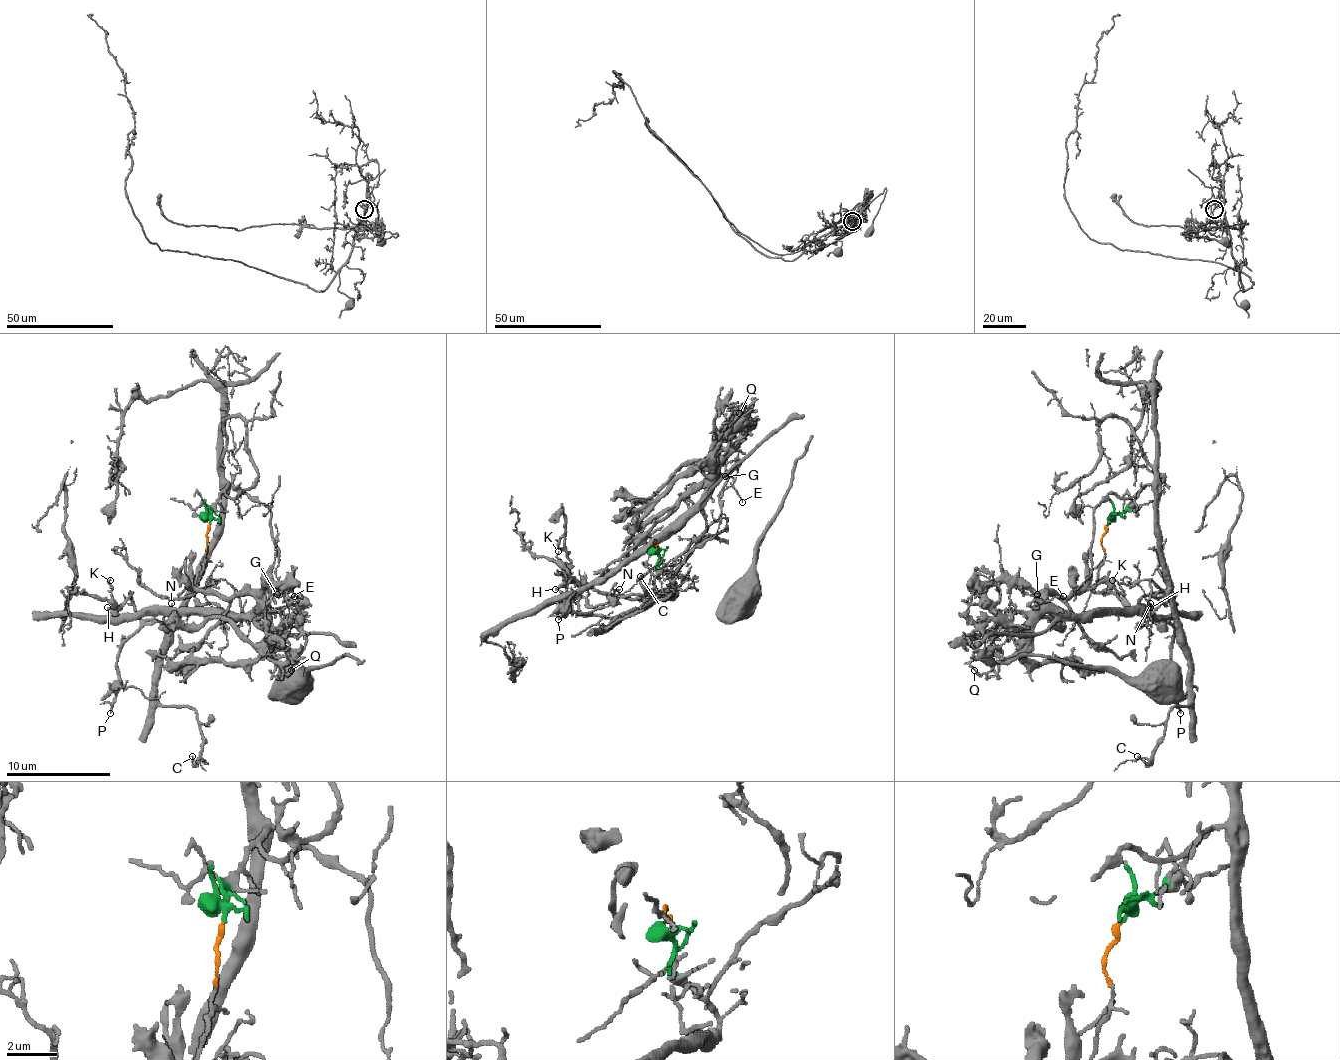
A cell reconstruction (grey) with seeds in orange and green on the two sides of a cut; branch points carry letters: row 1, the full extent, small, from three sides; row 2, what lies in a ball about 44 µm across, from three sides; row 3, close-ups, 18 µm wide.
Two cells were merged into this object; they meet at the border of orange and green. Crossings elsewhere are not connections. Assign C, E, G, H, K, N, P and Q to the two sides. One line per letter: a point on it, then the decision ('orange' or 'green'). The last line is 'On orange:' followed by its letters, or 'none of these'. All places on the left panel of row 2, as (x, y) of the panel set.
C: place (192, 756); green
E: place (294, 596); orange
G: place (277, 594); orange
H: place (107, 607); green
K: place (110, 580); green
N: place (171, 603); green
P: place (110, 713); green
Q: place (291, 670); orange
On orange: E, G, Q

